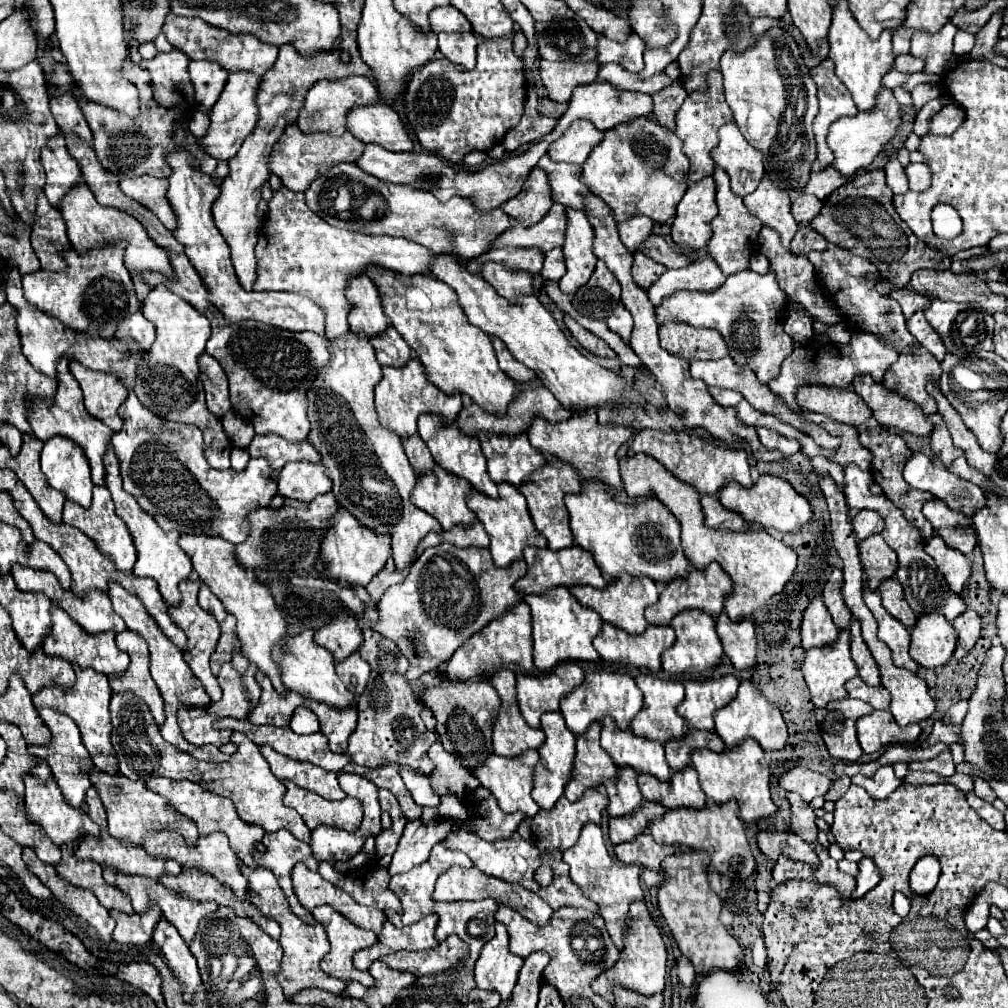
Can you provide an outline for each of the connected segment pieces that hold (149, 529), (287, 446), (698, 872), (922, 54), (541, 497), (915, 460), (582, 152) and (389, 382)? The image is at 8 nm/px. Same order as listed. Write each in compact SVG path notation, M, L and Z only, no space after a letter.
M109 447L109 451L105 453L105 487L111 491L113 503L115 503L115 513L125 521L125 525L129 527L131 535L133 535L133 543L137 547L137 563L133 567L133 575L137 577L153 577L159 585L159 591L165 599L167 605L177 605L181 601L181 593L179 593L179 581L187 579L191 573L191 559L185 555L185 551L179 547L177 539L179 533L177 531L163 531L155 519L151 515L147 515L145 511L141 511L141 507L137 507L137 501L133 499L133 495L129 495L123 485L121 485L121 473L119 473L119 459L115 455L115 451Z
M257 435L253 437L247 451L251 457L265 457L275 469L275 473L279 473L283 465L289 461L309 461L309 463L321 461L319 453L307 441L289 443L279 435L265 435L265 437Z
M689 851L667 857L661 867L667 875L657 895L659 909L671 927L681 953L691 959L697 973L711 973L715 969L735 971L739 959L743 959L743 947L727 933L719 921L721 901L709 887L707 865L709 855L705 855L705 851Z
M947 23L941 31L937 31L937 35L913 35L911 55L919 57L927 63L925 73L941 75L947 63L959 62L951 61L959 60L959 56L953 52L953 35L955 33L957 33L957 27L953 23Z
M555 459L553 463L547 463L545 467L541 467L541 471L533 471L533 481L525 483L525 487L519 487L519 491L527 499L533 523L535 523L537 531L547 539L547 547L551 551L573 547L573 535L571 535L569 515L567 515L567 507L563 503L563 497L567 493L581 491L581 481L577 477L575 469L569 463Z
M913 453L909 457L903 477L911 487L933 493L951 509L965 515L973 515L985 505L985 495L981 487L957 477L923 453Z
M577 119L573 121L573 125L569 125L569 129L549 145L547 155L551 161L569 161L569 163L577 163L583 165L587 155L591 153L591 149L603 139L603 131L595 129L593 123L585 121L585 119Z
M409 359L405 367L383 367L383 379L375 387L375 409L383 427L389 427L399 437L417 433L417 417L421 413L437 413L445 423L451 423L461 411L461 395L445 395L423 373L417 359Z

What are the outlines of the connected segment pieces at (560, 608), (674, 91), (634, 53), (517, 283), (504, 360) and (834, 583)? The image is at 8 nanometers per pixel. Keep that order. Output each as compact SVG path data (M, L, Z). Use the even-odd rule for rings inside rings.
M557 587L557 591L551 591L549 595L525 595L523 601L531 607L533 659L539 671L549 671L565 661L599 661L591 641L601 631L603 621L593 609L581 607L565 587Z
M671 85L671 87L665 87L663 91L655 93L653 95L653 103L655 103L653 119L673 131L675 129L675 113L683 105L685 97L687 97L687 91L683 89L683 85Z
M599 35L597 51L599 51L597 61L601 65L605 65L605 63L619 63L621 67L625 67L631 73L637 73L643 67L645 43L637 35L631 35L625 43L615 43L615 41L605 39L603 35Z
M485 263L485 271L481 271L487 283L495 287L501 297L515 301L521 295L531 295L531 275L517 275L517 271L509 271L509 267L497 267L497 263Z
M491 337L491 343L493 343L493 349L495 349L495 355L497 355L497 361L499 361L499 369L511 377L513 381L517 383L527 383L527 381L533 381L535 379L535 371L531 371L529 367L525 367L521 361L517 361L509 349L505 347L505 343L497 337Z
M835 569L823 587L823 601L825 601L825 605L833 617L833 623L839 629L847 629L851 623L851 611L847 609L847 605L843 601L841 587L843 587L843 575L839 569Z

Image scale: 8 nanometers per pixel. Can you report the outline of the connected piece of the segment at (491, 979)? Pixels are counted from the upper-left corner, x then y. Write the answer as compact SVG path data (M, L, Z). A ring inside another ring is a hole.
M495 923L495 931L495 937L485 943L475 963L475 981L479 989L497 991L503 999L509 999L523 959L509 951L509 935L505 925Z

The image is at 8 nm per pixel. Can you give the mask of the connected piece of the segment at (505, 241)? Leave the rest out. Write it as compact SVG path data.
M553 205L549 213L533 227L523 227L519 221L513 221L513 229L505 231L501 237L493 241L493 247L539 247L541 251L549 251L555 247L563 247L565 239L565 207Z

